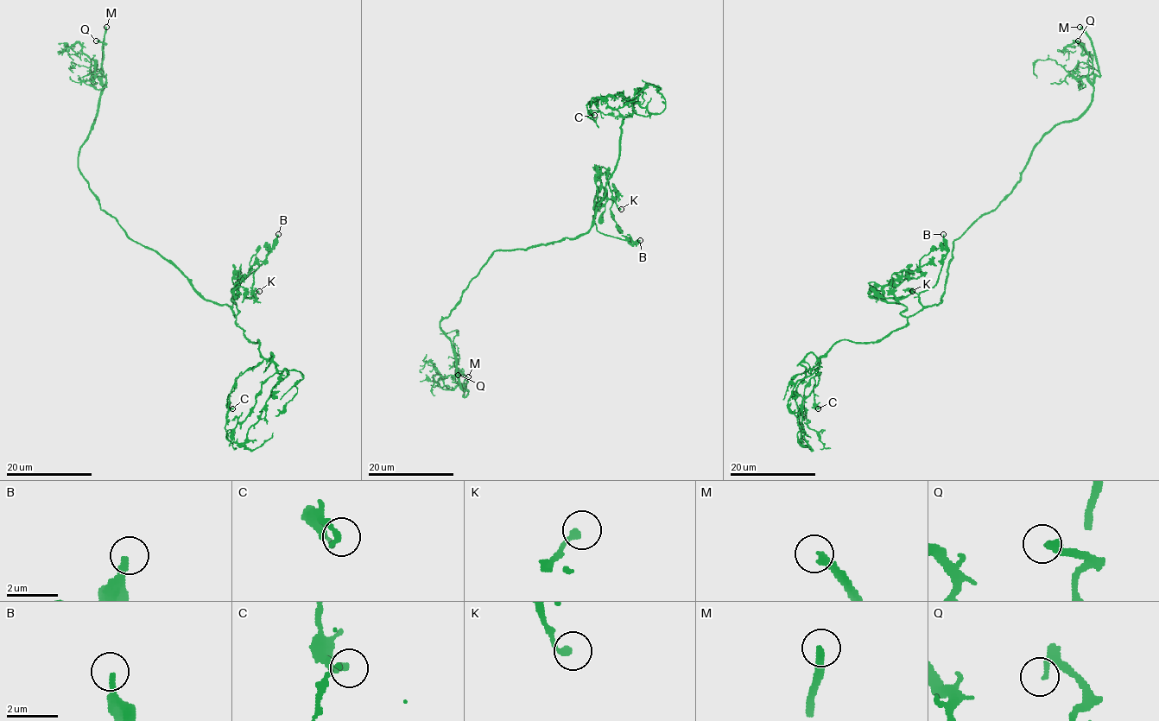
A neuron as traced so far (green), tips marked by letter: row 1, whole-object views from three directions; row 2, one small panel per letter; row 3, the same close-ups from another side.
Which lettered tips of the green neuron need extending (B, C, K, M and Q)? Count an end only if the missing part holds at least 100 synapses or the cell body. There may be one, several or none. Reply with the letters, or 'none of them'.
M

